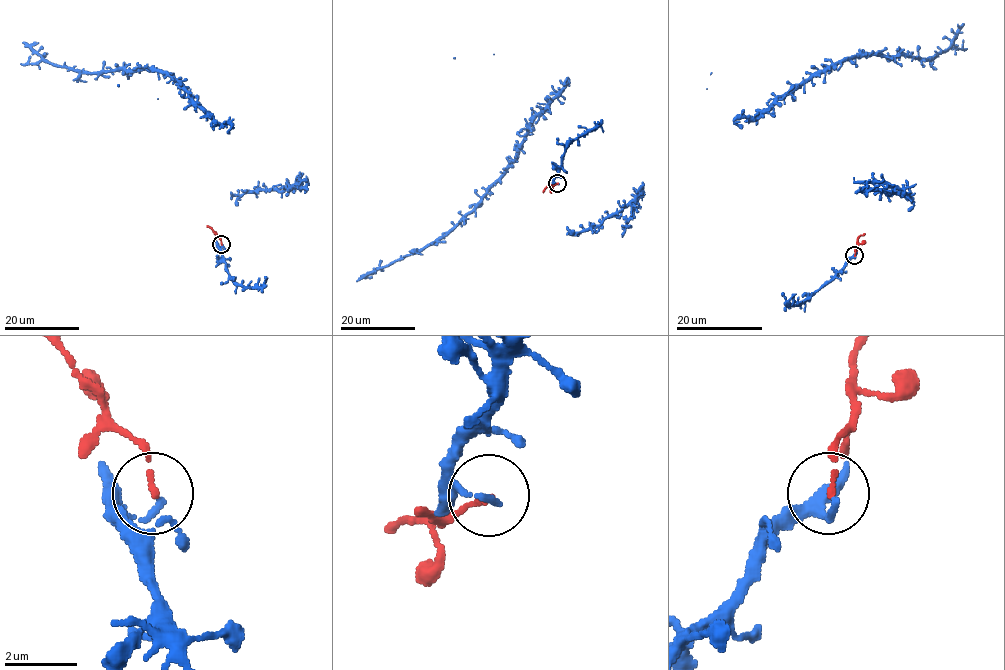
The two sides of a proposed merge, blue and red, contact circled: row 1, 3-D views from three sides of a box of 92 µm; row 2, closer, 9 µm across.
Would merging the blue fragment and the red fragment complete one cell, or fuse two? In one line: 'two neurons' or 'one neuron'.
two neurons

